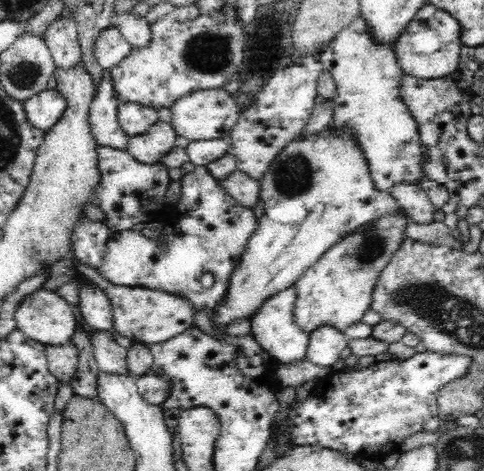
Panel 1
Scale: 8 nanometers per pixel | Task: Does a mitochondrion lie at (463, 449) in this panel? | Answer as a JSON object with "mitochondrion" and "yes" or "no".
{"mitochondrion":"yes"}

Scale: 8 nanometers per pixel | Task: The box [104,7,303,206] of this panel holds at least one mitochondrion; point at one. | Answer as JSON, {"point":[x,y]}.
{"point":[202,54]}

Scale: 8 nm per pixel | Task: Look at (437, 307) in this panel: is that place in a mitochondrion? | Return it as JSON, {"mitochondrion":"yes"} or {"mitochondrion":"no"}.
{"mitochondrion":"yes"}

